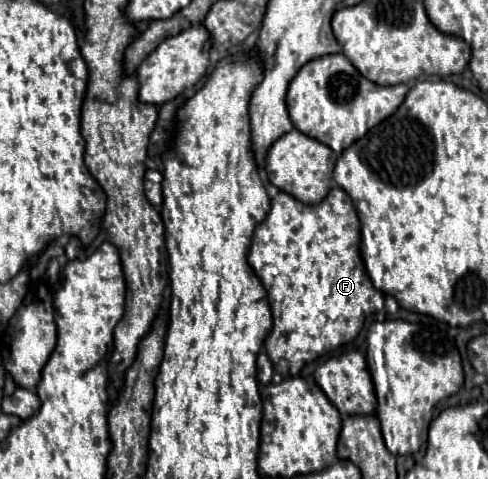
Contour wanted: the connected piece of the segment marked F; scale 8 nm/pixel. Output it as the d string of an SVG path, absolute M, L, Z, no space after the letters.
M333 188L319 206L307 206L285 192L279 192L275 198L271 198L271 210L267 218L255 228L249 248L249 264L263 282L267 298L271 300L269 306L273 312L273 328L265 338L265 350L275 364L275 372L281 376L297 376L307 362L313 362L321 354L353 342L361 332L365 318L384 308L384 295L373 288L365 272L359 244L361 224L357 210L345 190Z

